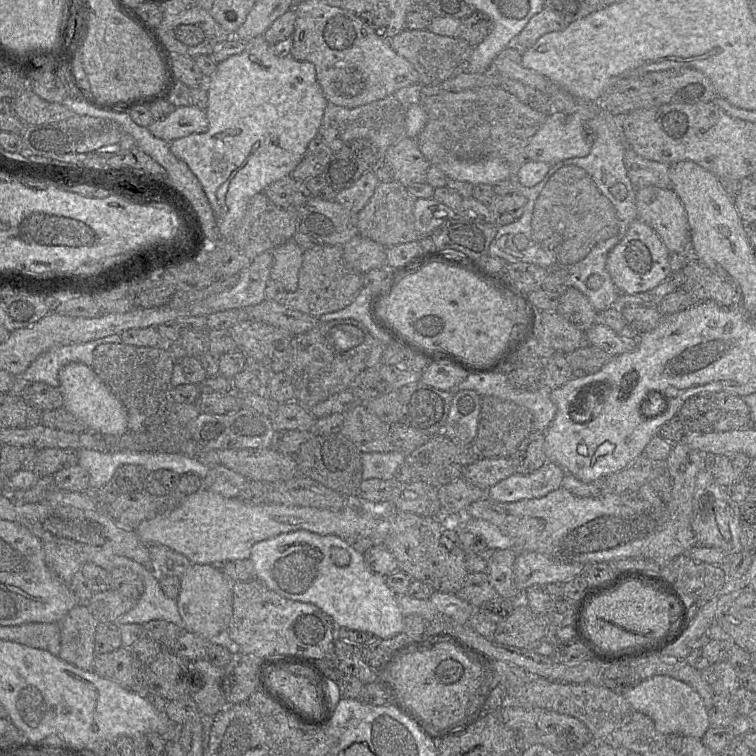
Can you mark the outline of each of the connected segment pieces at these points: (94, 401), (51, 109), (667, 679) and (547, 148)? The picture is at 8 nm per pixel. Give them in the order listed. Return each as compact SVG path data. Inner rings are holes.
M72 362L59 371L59 389L64 408L85 423L88 431L120 435L127 431L127 411L121 401L110 391L91 366Z
M26 87L9 101L15 114L26 125L58 122L75 115L62 103L46 101Z
M656 675L619 691L632 708L648 716L662 734L702 739L710 727L708 712L700 695L688 684L670 676Z
M553 112L529 140L526 159L552 165L571 158L585 157L590 153L594 140L595 134L588 127L585 140L585 122L577 116Z

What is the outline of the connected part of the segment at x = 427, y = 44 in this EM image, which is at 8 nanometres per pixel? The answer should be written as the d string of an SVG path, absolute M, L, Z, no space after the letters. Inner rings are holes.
M402 30L389 39L391 48L400 56L409 61L420 77L421 86L439 86L445 80L467 71L468 62L472 54L471 47L458 36L440 36L429 30Z

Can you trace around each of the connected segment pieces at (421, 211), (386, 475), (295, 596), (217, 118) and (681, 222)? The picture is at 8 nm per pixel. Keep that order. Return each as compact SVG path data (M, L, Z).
M431 199L414 201L415 228L419 236L430 236L448 220L457 215L446 205Z
M400 451L362 453L363 479L393 480L396 469L406 463Z
M307 530L282 533L255 543L250 560L254 566L255 579L287 599L316 605L332 618L338 628L364 631L381 639L394 637L403 631L405 616L398 606L396 594L386 584L385 577L372 571L364 555L340 536L321 535Z
M263 36L247 42L242 53L218 63L205 86L208 93L205 109L208 130L176 139L169 145L171 152L186 163L202 186L215 216L217 244L230 240L254 195L264 193L273 182L291 176L310 141L319 136L328 100L317 82L312 63L297 61L290 55L277 56Z
M639 188L635 191L635 203L638 219L658 234L669 253L690 251L687 215L672 189Z

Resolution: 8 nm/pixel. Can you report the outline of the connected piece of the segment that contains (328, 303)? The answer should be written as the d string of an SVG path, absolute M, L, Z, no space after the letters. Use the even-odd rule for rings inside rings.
M317 245L311 249L304 250L302 266L298 274L298 287L294 292L288 292L284 305L296 311L305 313L314 318L324 314L344 309L353 302L363 288L363 275L347 266L343 257L342 246Z

